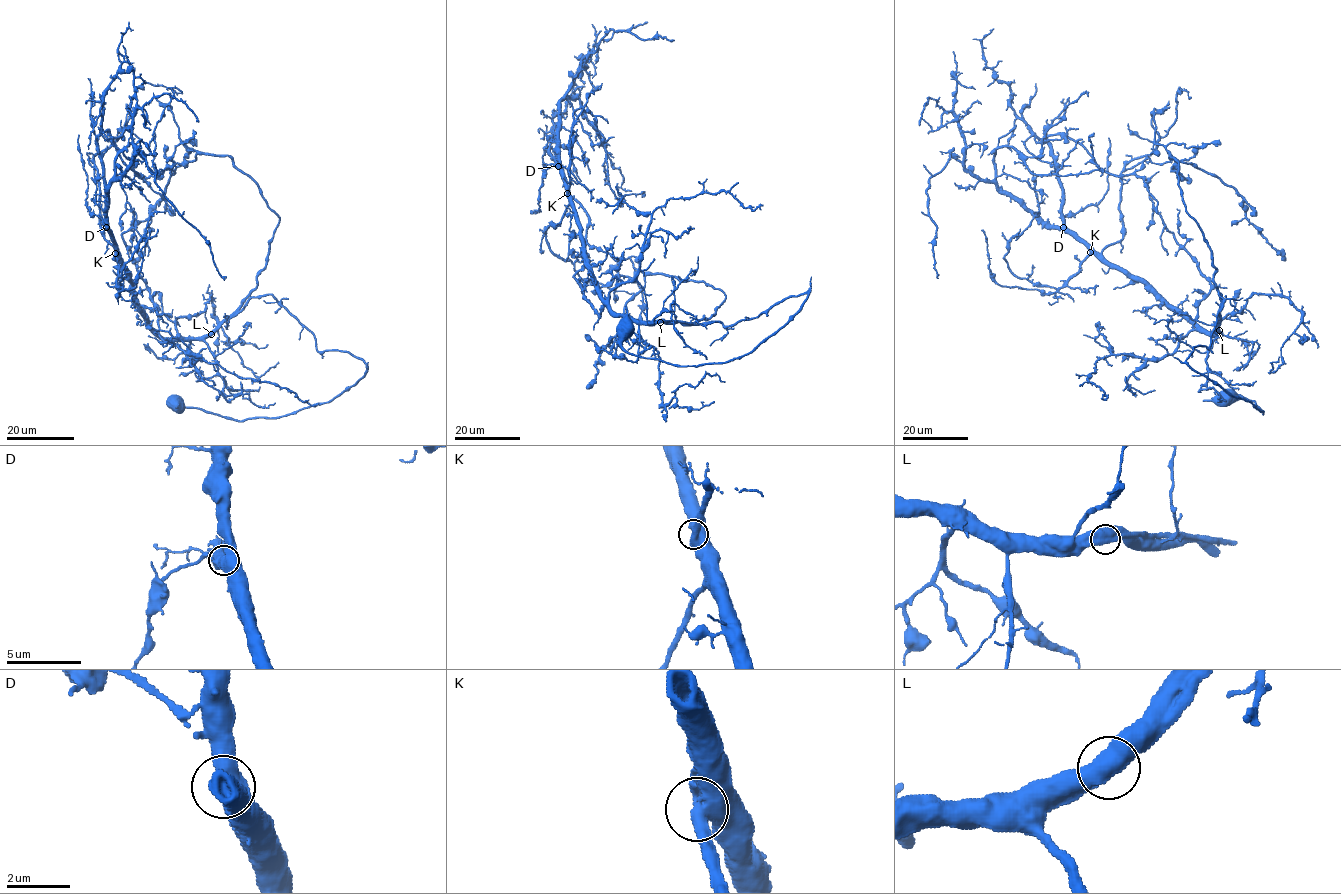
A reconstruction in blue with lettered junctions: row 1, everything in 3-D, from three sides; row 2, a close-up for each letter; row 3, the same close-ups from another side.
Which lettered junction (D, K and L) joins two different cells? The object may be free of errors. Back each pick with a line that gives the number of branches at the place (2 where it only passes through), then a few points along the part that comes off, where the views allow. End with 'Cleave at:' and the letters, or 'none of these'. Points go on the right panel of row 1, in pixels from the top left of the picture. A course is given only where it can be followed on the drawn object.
Cleave at: none of these

